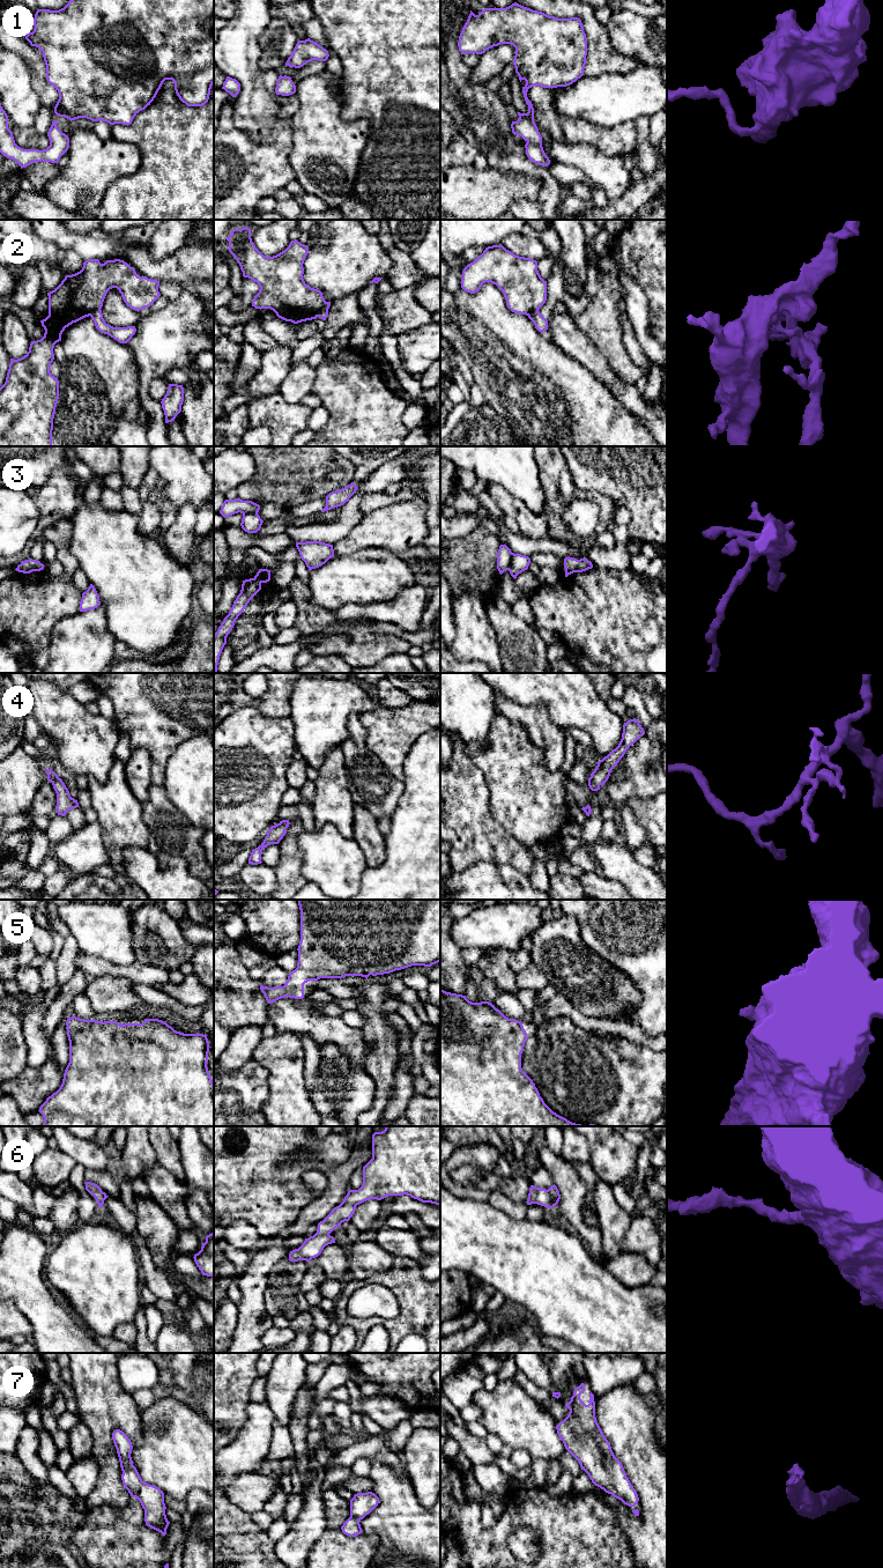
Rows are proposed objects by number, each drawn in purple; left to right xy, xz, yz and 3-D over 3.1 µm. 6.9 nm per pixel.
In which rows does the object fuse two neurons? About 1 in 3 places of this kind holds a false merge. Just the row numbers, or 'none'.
2

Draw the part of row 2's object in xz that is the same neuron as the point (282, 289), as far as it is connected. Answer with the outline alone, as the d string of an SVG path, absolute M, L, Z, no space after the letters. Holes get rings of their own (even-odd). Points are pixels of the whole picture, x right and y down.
M247 227L233 229L225 239L243 276L260 287L252 306L270 309L279 318L294 324L318 317L326 301L320 290L311 288L303 279L307 245L291 241L284 251L267 257L255 247Z

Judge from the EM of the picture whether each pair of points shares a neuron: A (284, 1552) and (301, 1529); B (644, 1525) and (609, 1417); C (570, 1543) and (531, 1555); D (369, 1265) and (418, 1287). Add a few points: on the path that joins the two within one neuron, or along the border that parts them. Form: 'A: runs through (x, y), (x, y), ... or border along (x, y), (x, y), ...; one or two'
A: runs through (290, 1546), (301, 1535); one
B: runs through (648, 1499), (648, 1467), (635, 1443); one
C: border along (528, 1528), (532, 1528), (541, 1538), (540, 1555); two
D: border along (394, 1256), (388, 1270), (376, 1272), (368, 1280); two

